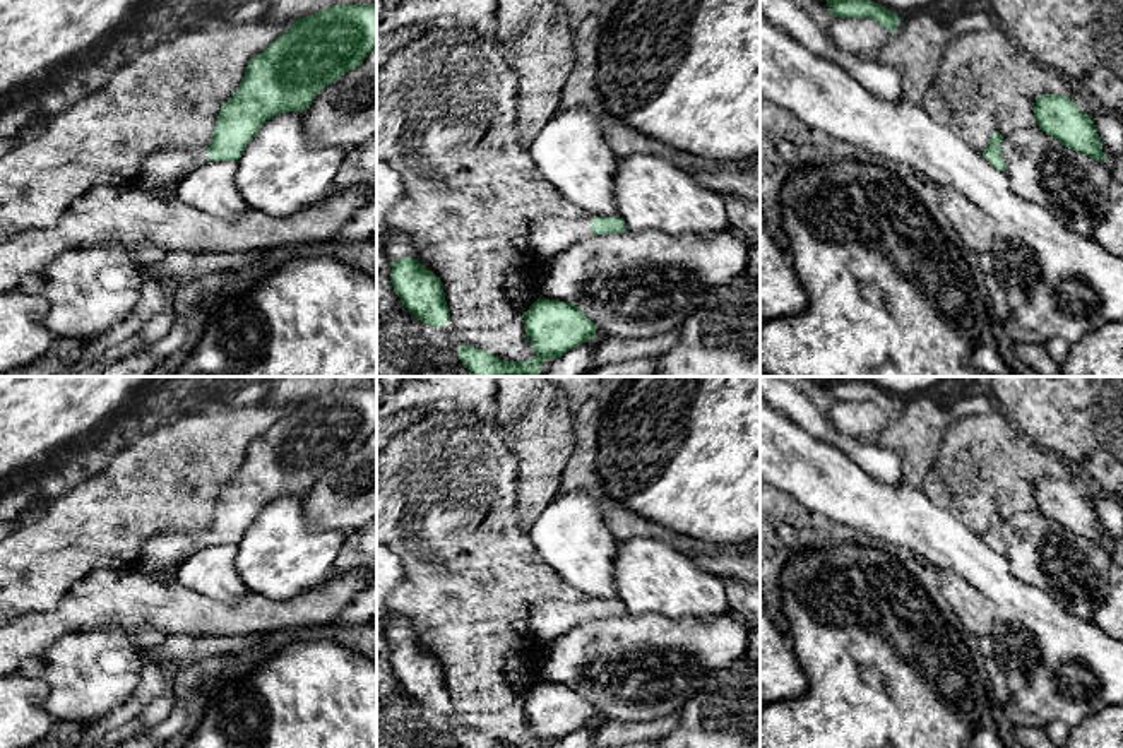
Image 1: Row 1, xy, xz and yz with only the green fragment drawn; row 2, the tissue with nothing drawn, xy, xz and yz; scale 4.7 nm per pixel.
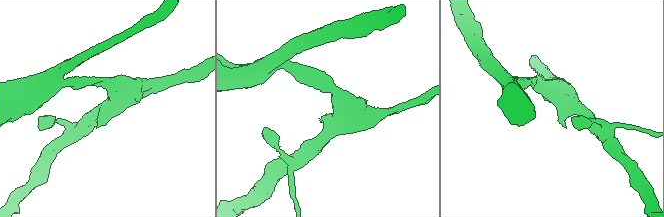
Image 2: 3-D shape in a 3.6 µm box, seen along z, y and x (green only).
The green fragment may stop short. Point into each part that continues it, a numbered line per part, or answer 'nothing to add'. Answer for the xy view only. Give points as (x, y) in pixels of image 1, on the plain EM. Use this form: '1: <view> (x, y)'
1: xy (163, 555)

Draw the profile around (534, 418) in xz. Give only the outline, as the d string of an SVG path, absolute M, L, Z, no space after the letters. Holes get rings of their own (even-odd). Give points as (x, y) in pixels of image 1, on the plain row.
M498 377L493 399L496 406L493 424L498 428L519 466L517 519L520 527L529 531L556 498L562 472L577 443L575 413L565 392L539 377Z

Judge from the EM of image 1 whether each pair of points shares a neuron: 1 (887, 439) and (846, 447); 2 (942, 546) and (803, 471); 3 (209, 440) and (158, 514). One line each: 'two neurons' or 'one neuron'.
1: two neurons
2: one neuron
3: one neuron

